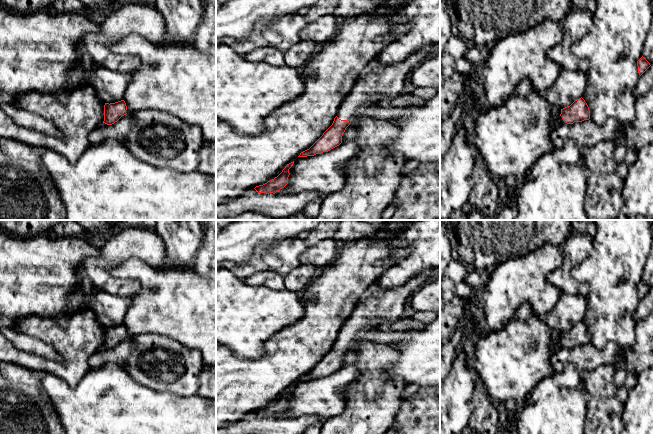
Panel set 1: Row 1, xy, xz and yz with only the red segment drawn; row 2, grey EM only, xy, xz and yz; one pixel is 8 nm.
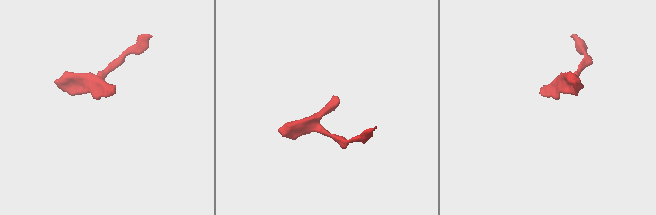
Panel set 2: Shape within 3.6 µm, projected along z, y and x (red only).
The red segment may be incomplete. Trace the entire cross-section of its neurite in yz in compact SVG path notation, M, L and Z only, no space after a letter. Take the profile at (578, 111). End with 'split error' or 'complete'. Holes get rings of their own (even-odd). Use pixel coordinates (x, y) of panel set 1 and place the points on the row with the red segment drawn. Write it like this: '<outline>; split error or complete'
M581 97L575 100L570 106L559 109L557 113L557 124L573 124L590 119L590 110Z; split error

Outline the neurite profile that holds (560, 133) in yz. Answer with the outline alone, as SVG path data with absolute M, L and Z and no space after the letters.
M653 87L644 96L636 96L635 112L635 121L632 126L621 126L613 118L607 119L602 125L595 124L591 119L573 124L557 124L550 134L554 149L561 148L568 139L573 139L580 148L593 147L601 141L613 141L615 143L616 132L621 130L625 135L627 148L639 151L641 147L653 140Z

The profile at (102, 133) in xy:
M155 109L126 114L112 125L102 123L89 136L91 144L101 144L108 139L120 141L136 158L152 166L186 173L197 170L205 142L198 126L186 124L168 112Z

